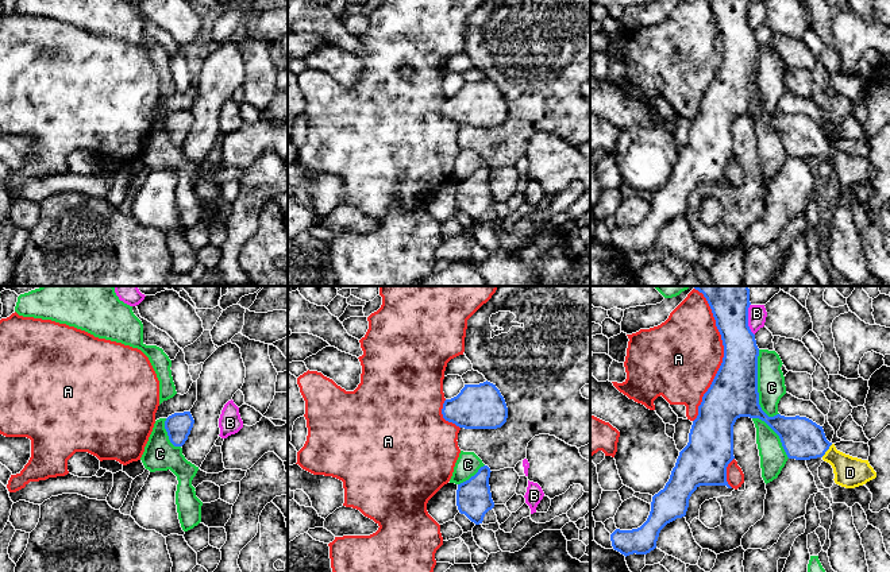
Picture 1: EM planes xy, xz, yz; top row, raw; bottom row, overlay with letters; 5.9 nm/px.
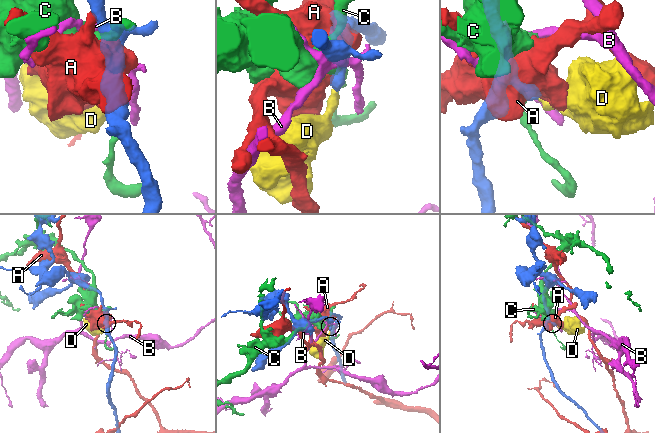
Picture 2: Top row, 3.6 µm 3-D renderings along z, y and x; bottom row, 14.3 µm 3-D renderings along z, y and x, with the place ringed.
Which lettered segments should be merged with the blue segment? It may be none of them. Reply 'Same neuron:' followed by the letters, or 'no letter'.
Same neuron: D

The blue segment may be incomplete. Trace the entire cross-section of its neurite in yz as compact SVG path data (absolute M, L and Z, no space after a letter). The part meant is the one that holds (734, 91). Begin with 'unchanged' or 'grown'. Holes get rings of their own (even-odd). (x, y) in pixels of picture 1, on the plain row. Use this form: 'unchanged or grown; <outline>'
grown; M708 0L713 15L716 18L716 24L721 32L723 43L724 43L724 55L723 61L710 82L708 89L702 94L702 100L698 104L698 113L693 119L689 140L679 150L675 165L671 169L670 177L666 181L664 186L652 194L651 209L647 219L637 227L632 228L620 228L616 227L610 232L612 244L614 248L620 250L625 255L629 252L647 252L656 246L656 239L660 228L670 220L677 216L682 216L686 213L689 205L689 197L691 192L700 183L727 183L732 186L727 179L727 165L735 156L733 154L733 123L740 115L759 116L764 119L781 136L782 144L789 156L795 158L810 158L821 155L824 159L829 161L833 166L835 181L845 185L855 186L866 182L867 179L876 175L876 170L870 163L868 158L862 158L858 155L852 155L836 147L835 142L829 140L825 135L822 124L817 123L812 117L806 115L785 115L777 112L774 115L768 115L759 103L759 90L758 90L758 54L759 46L756 43L755 32L751 30L748 24L748 5L751 0Z

